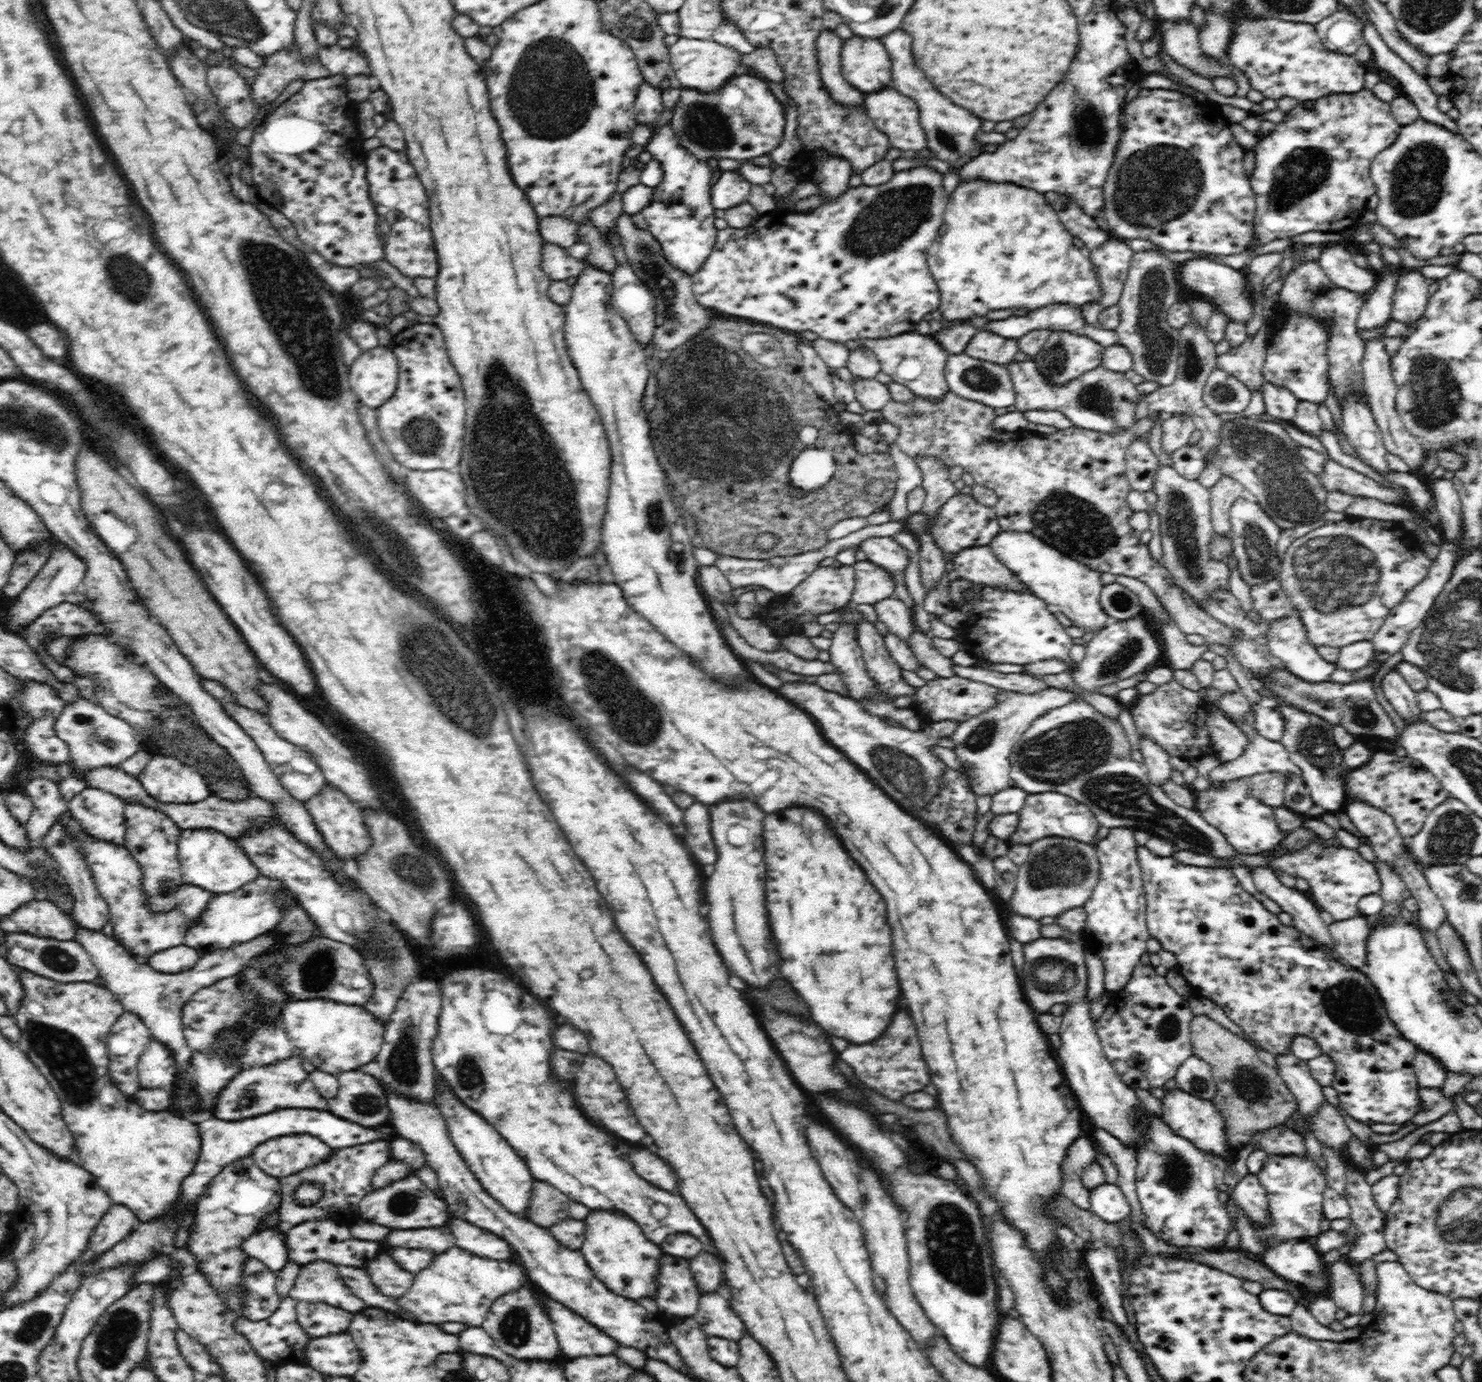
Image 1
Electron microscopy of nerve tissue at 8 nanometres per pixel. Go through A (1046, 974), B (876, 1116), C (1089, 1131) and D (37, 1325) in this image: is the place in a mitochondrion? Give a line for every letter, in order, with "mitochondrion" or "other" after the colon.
A: mitochondrion
B: other
C: other
D: mitochondrion

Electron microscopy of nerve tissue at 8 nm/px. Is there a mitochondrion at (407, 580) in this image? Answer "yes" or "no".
yes

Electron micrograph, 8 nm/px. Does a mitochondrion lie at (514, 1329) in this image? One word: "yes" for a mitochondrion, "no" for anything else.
yes

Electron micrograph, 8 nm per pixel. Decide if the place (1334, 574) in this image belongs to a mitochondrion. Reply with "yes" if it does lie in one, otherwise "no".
yes

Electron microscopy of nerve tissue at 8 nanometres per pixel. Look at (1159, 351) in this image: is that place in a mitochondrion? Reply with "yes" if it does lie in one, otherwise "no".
yes

